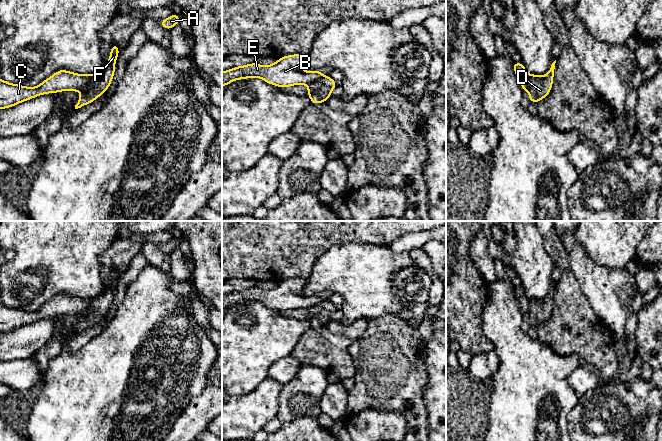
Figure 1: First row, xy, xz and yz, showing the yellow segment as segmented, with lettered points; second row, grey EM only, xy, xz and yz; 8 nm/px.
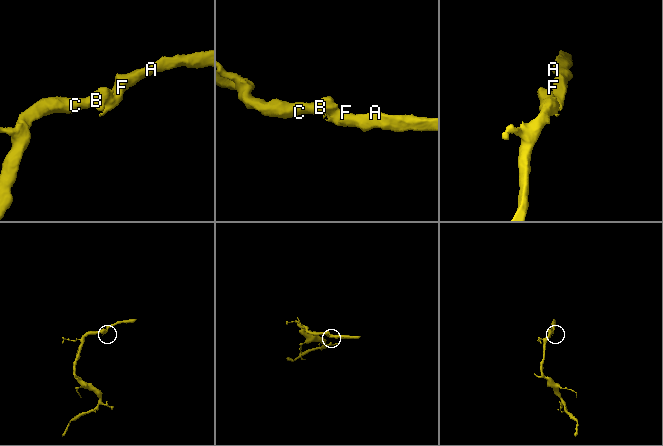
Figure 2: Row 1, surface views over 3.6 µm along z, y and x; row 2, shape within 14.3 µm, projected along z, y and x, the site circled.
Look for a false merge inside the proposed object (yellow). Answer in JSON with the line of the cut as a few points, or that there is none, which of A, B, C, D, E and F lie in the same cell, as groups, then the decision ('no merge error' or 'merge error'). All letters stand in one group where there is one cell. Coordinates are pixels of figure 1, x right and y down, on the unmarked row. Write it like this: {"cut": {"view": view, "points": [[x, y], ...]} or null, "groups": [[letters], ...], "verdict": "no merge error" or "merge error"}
{"cut": {"view": "xy", "points": [[92, 299], [91, 305], [80, 315]]}, "groups": [["A", "D", "F"], ["B", "C", "E"]], "verdict": "merge error"}

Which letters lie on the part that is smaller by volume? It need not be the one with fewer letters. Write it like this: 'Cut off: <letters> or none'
Cut off: A, D, F

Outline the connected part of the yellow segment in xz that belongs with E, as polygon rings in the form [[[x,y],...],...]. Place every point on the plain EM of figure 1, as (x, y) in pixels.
[[[294,278],[281,281],[275,287],[262,290],[251,287],[234,291],[222,296],[222,310],[227,310],[235,304],[246,302],[260,302],[265,306],[281,312],[293,309],[305,309],[317,305],[323,301],[320,294],[305,296],[303,293],[307,279]]]

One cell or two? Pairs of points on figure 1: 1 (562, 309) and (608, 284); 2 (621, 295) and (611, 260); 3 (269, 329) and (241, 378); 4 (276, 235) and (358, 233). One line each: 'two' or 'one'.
1: two
2: two
3: one
4: one

